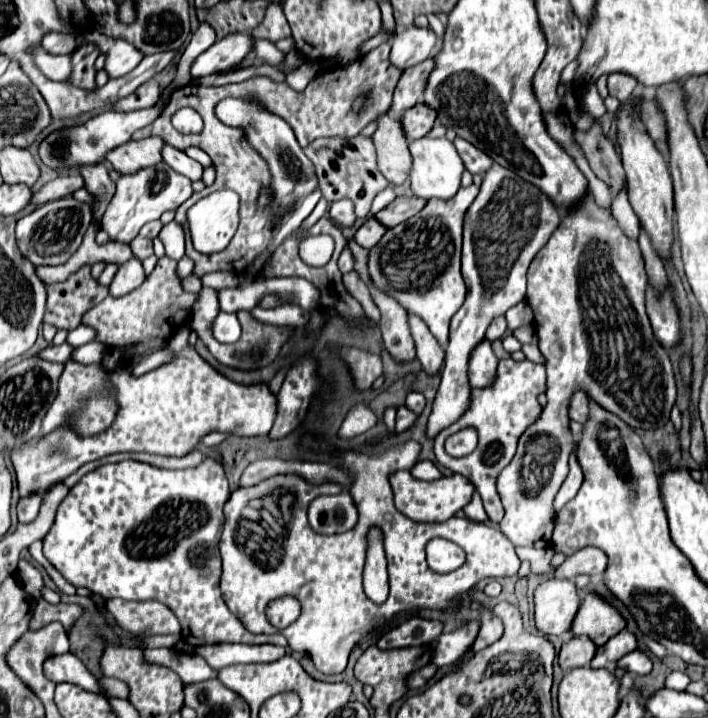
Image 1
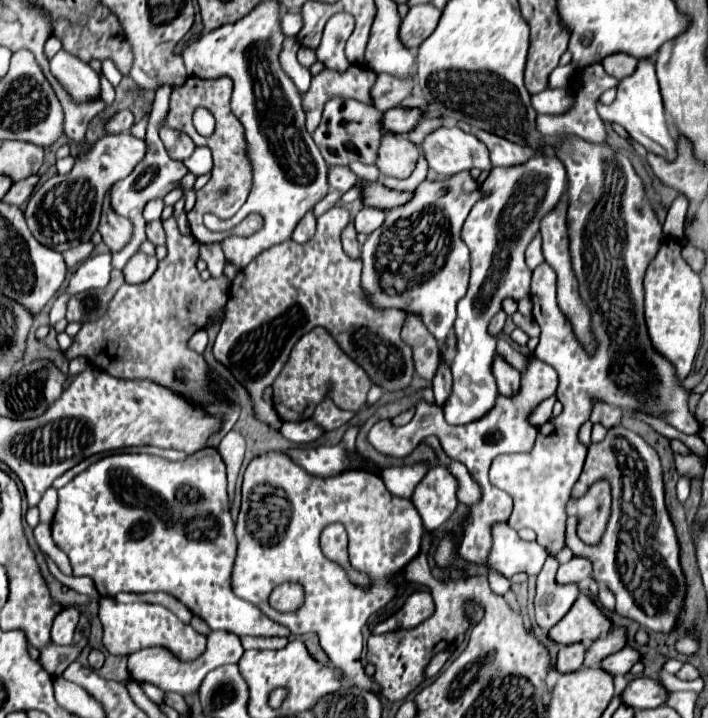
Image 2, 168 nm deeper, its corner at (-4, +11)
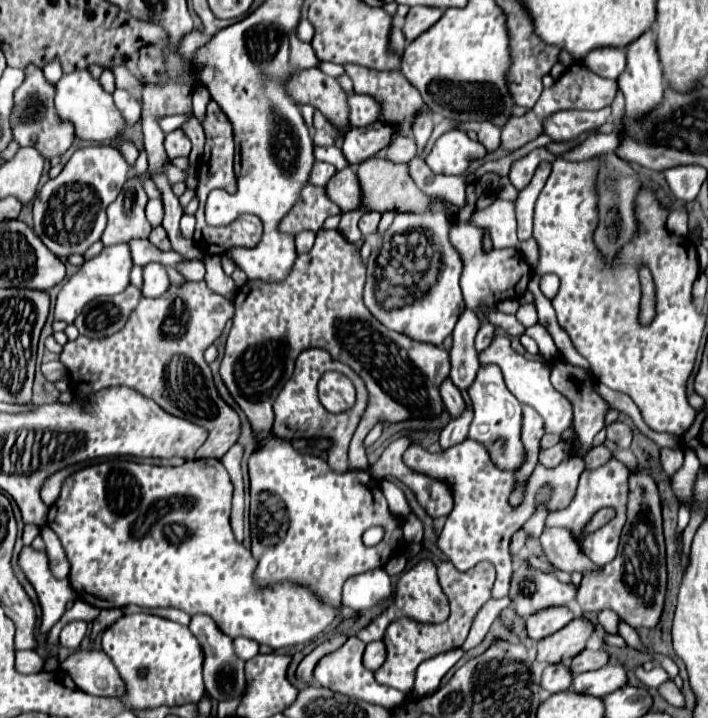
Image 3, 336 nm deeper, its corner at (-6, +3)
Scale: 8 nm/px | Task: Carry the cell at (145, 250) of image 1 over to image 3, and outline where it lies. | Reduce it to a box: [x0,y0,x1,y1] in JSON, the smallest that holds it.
[150,226,170,250]

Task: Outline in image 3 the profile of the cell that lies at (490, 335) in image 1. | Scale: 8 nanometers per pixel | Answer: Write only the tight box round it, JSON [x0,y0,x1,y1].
[474,322,494,352]

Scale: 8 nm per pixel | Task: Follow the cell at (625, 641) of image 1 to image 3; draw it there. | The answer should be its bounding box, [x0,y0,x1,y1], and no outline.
[570,648,608,676]

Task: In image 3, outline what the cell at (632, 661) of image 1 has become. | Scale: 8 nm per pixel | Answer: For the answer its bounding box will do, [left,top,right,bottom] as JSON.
[572,664,626,696]

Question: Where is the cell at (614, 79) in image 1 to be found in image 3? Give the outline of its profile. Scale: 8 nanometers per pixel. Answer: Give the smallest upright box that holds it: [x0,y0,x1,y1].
[584,48,626,80]

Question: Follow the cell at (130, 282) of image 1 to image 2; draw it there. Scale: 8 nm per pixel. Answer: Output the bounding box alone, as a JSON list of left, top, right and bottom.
[124,252,158,284]

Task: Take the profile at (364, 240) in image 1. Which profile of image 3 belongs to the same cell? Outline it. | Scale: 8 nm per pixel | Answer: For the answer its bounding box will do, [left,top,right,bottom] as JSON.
[360,212,382,236]

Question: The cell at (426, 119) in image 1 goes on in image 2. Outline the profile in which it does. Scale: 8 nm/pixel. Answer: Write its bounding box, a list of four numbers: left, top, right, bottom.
[384,108,422,134]

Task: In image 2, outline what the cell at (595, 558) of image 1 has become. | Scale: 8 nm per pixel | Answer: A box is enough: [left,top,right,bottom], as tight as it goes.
[556,556,592,584]

